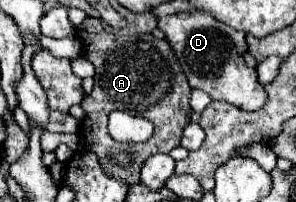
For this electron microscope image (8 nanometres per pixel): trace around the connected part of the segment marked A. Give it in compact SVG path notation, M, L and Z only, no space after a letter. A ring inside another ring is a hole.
M88 17L76 29L76 33L84 45L84 55L92 61L92 65L96 69L94 91L90 95L86 95L84 101L80 103L86 113L86 117L80 123L80 137L84 139L86 147L98 155L98 161L104 163L104 167L106 167L104 173L108 177L116 177L116 179L126 181L128 185L134 185L140 181L142 163L150 155L170 153L174 147L180 145L182 127L188 123L188 111L190 111L188 101L190 101L192 89L190 89L186 75L184 75L184 71L182 71L170 43L166 39L156 39L154 35L130 35L130 37L114 35L114 33L104 31L102 21L94 19L94 17ZM158 63L160 63L160 67L158 67ZM114 109L150 119L154 123L154 135L148 141L140 144L127 145L114 141L104 127L96 125L96 123L106 121L108 113ZM98 117L102 117L102 119L98 121ZM110 149L132 153L134 163L126 169L112 169L112 163L108 161Z

